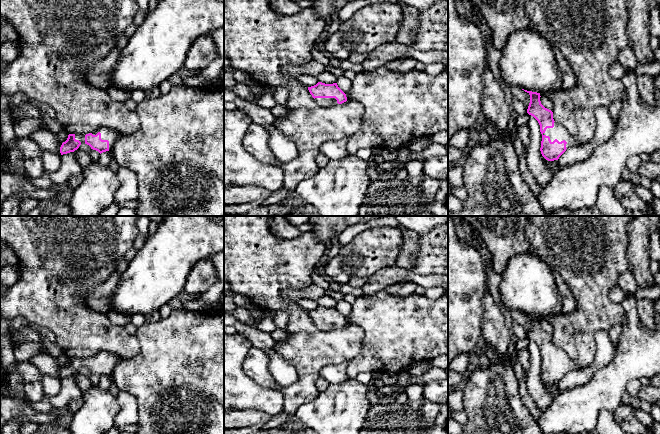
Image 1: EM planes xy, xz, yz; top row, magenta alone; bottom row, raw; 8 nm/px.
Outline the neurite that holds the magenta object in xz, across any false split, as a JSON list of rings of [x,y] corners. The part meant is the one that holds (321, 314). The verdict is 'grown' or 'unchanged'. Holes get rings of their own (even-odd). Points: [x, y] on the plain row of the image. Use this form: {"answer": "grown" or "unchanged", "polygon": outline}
{"answer": "grown", "polygon": [[[318,306],[316,309],[308,311],[308,314],[320,330],[335,330],[347,325],[346,318],[338,311],[337,307]]]}

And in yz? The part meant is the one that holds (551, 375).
{"answer": "grown", "polygon": [[[524,315],[530,319],[527,337],[533,340],[540,349],[542,358],[540,375],[546,384],[558,384],[568,372],[580,368],[562,348],[553,343],[553,336],[541,328],[540,317]]]}

